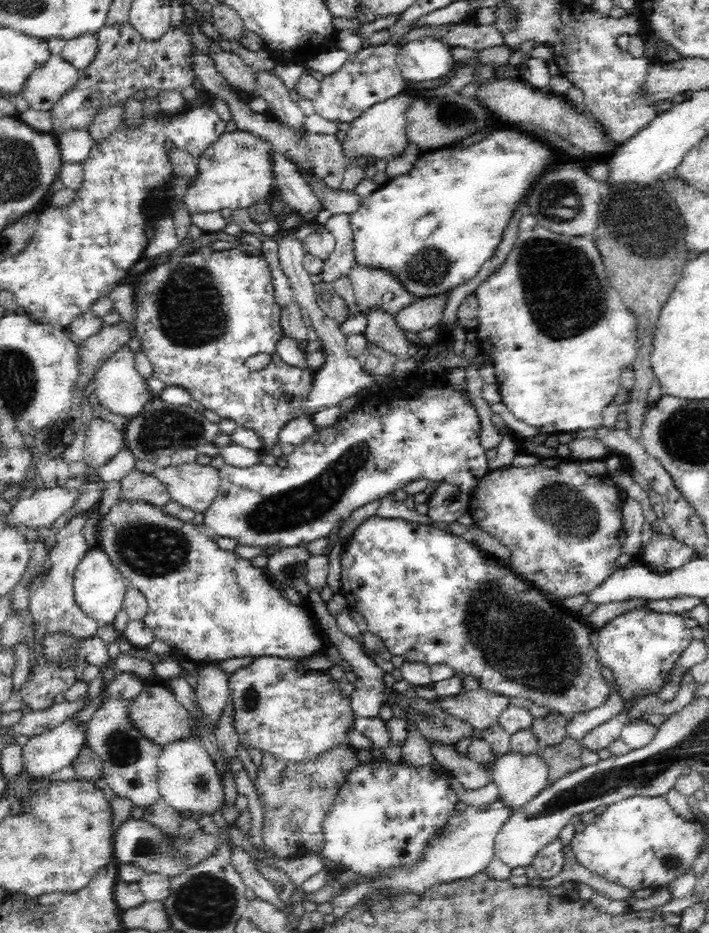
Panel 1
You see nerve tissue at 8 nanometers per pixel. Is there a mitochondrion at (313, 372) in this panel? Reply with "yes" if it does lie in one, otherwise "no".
no

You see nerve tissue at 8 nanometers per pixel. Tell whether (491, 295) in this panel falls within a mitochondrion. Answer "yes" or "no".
no

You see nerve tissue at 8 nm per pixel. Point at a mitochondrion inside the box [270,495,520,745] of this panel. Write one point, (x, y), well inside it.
(291, 572)

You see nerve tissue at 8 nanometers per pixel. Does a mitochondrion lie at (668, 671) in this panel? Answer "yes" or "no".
no

